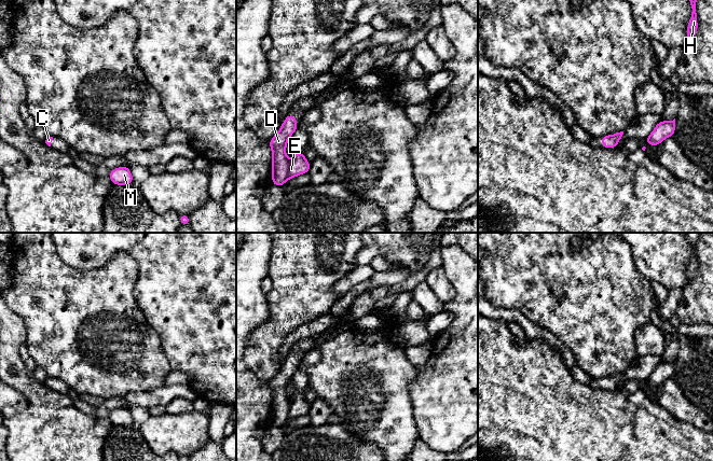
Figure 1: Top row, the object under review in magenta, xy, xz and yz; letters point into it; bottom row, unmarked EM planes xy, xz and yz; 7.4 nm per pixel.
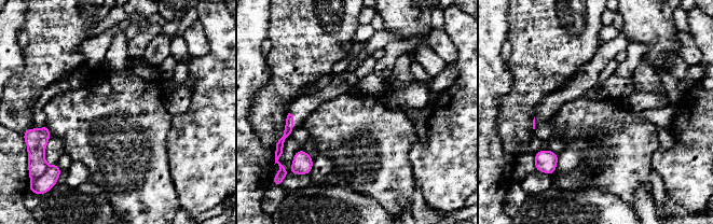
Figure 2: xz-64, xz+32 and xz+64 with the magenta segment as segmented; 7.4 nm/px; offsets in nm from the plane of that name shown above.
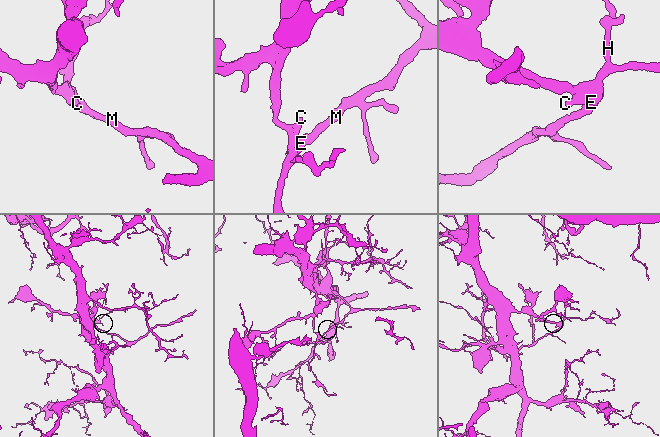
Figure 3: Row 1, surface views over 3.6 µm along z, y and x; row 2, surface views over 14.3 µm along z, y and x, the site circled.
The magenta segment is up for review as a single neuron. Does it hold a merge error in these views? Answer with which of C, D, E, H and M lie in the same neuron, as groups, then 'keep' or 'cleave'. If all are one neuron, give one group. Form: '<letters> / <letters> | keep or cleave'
C D E H M | keep

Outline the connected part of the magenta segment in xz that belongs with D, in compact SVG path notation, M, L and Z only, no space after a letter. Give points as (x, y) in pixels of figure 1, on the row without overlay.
M288 355L279 372L271 379L269 388L272 391L272 425L285 428L288 420L308 415L311 404L303 393L296 393L291 402L286 396L286 388L292 375L298 371L294 355Z

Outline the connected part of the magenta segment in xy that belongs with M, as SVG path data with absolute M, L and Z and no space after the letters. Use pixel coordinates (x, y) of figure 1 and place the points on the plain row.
M120 407L114 409L108 416L113 427L128 427L135 424L129 408Z

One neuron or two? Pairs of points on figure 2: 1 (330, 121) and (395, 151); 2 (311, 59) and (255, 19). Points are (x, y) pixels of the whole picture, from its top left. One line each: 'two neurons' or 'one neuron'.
1: one neuron
2: two neurons

